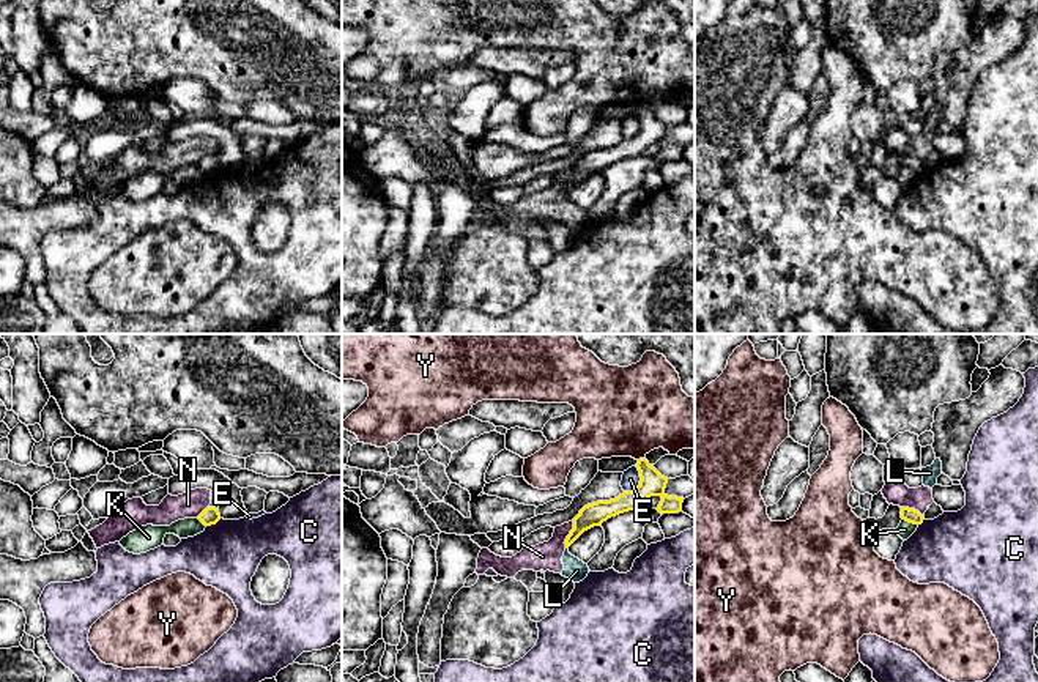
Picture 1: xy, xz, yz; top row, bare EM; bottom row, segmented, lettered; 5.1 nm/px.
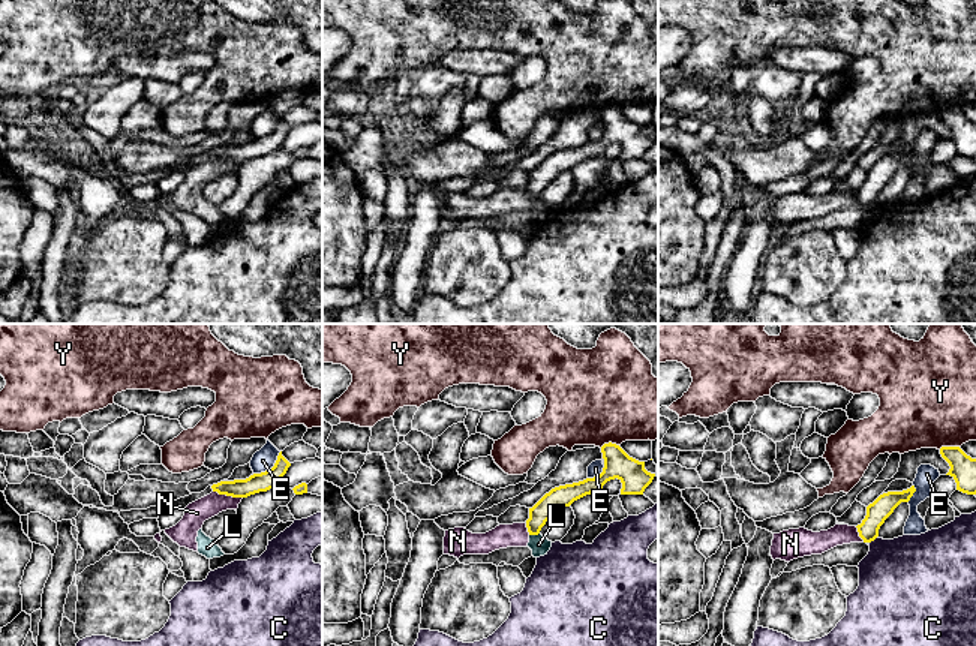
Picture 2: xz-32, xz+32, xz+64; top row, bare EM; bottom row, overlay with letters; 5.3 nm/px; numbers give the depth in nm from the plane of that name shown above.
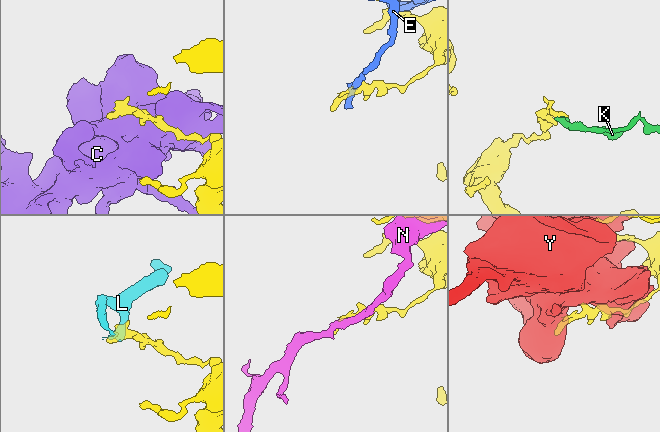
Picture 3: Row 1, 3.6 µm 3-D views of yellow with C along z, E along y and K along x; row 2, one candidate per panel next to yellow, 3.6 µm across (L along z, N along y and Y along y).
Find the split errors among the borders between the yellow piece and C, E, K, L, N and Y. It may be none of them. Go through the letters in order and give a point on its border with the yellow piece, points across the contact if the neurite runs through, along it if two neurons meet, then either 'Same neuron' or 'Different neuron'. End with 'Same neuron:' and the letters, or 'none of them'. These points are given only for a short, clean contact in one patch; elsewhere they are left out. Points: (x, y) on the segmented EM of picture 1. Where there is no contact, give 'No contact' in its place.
C: Touches yellow at xy (213, 523). Different neuron
E: Touches yellow at xz (640, 482). Different neuron
K: Touches yellow at yz (911, 522). Boundary: yz (903, 518), (917, 525). Different neuron
L: Touches yellow at xy (213, 507). Boundary: xy (208, 506), (218, 509). Different neuron
N: Touches yellow at xz (569, 534). Different neuron
Y: Touches yellow at xz (640, 459). Different neuron
Same neuron: none of them

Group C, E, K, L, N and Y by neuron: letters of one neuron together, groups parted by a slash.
C / E / K / L N / Y

